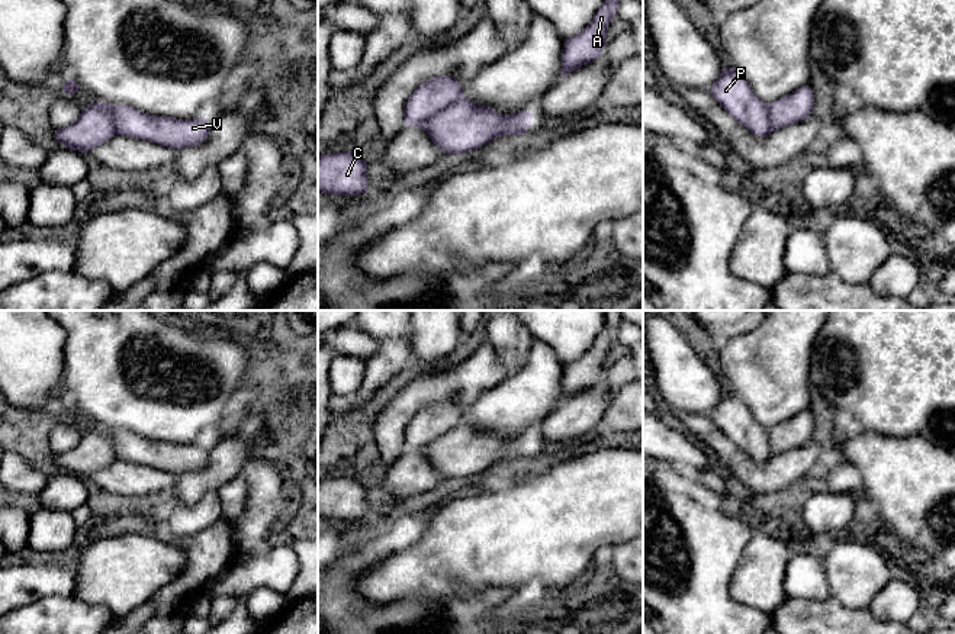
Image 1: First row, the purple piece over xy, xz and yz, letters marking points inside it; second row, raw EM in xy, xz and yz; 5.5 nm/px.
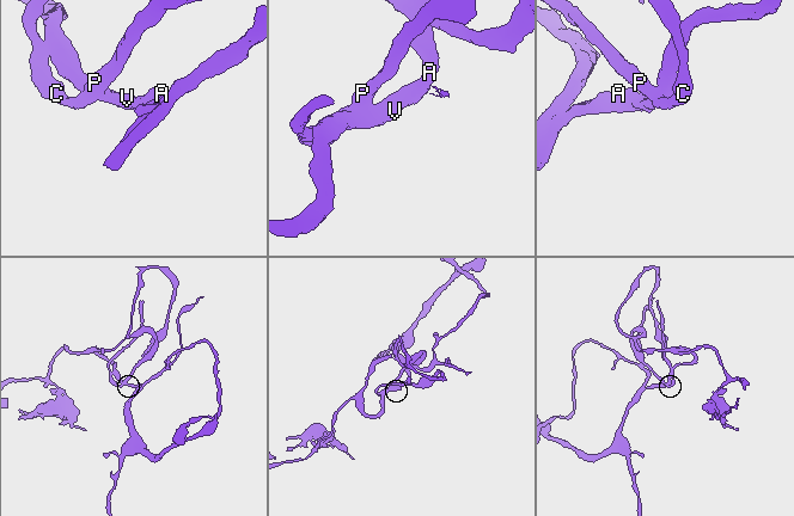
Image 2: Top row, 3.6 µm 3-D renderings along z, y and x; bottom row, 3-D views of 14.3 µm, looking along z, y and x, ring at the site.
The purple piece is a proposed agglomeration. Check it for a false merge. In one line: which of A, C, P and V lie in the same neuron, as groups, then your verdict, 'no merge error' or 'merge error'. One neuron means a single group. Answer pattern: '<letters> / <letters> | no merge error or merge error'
A C P V | no merge error

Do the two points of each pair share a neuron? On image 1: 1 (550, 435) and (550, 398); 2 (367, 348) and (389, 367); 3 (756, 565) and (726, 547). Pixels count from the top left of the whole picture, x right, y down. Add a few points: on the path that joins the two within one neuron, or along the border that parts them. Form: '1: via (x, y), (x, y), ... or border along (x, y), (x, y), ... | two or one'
1: border along (562, 402), (533, 433) | two
2: border along (379, 343), (378, 351), (367, 361) | two
3: border along (755, 531), (745, 547), (729, 588) | two

